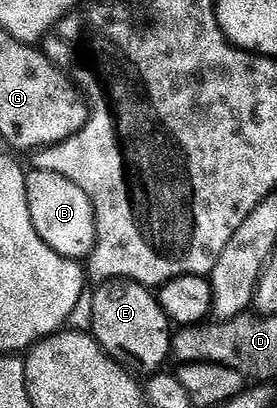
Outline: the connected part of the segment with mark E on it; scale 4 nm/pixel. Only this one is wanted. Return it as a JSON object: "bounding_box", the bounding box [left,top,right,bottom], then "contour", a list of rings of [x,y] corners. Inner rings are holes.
{"bounding_box":[91,280,173,374],"contour":[[[105,280],[92,296],[92,328],[91,335],[96,337],[100,347],[112,357],[116,363],[128,369],[133,374],[159,373],[164,363],[170,360],[172,351],[173,325],[168,315],[162,310],[159,299],[154,295],[151,287],[144,287],[136,280]]]}

